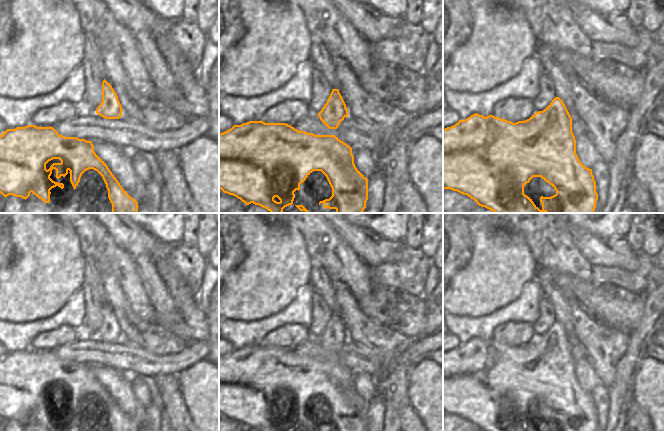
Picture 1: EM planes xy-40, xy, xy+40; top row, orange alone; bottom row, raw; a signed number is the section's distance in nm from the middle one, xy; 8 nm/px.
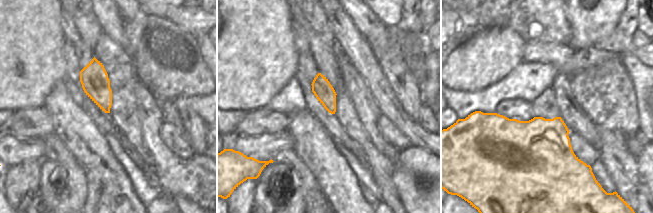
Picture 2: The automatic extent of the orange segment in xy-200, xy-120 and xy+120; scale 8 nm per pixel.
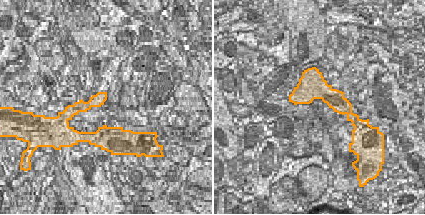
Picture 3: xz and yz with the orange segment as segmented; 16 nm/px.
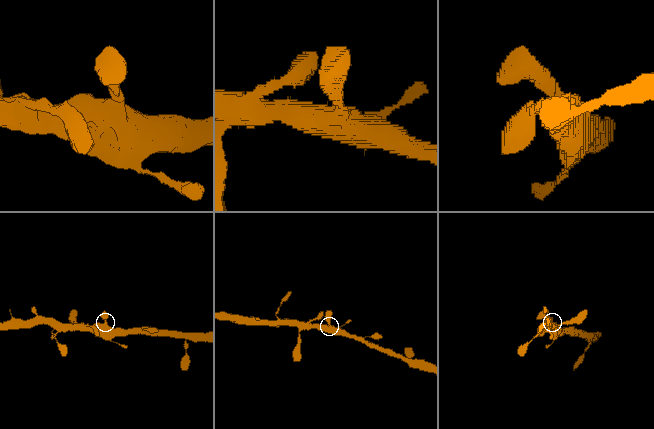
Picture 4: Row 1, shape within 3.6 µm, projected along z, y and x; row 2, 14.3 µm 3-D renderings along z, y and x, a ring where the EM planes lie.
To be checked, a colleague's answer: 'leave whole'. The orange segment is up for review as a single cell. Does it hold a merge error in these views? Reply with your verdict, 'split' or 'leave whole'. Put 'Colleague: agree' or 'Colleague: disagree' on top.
Colleague: agree
leave whole

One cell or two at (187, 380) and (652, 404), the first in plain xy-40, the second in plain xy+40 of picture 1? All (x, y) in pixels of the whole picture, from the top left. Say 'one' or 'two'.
one

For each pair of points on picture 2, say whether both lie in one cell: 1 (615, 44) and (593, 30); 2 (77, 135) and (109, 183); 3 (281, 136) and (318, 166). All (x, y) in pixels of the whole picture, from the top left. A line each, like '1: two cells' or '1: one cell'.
1: two cells
2: one cell
3: two cells

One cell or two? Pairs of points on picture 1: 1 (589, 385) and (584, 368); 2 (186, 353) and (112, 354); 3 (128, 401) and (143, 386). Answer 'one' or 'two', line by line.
1: one
2: one
3: two

